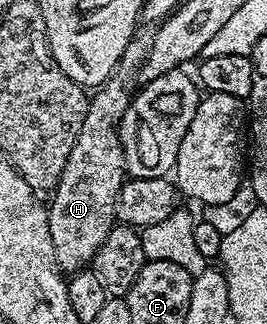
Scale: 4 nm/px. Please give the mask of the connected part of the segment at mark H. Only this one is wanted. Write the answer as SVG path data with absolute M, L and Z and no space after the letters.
M137 32L125 46L113 74L92 93L85 121L66 160L65 172L52 193L53 200L48 205L49 230L54 255L65 272L77 272L86 267L116 223L116 201L127 178L118 124L131 99L130 92L125 89L147 59L149 46L150 37Z

